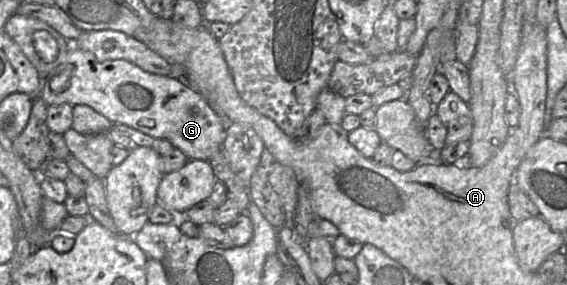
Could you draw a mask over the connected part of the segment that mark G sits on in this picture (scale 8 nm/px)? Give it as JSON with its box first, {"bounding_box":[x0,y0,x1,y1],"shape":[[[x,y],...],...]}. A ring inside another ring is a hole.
{"bounding_box":[41,41,227,160],"shape":[[[69,41],[69,50],[66,56],[65,64],[70,64],[73,66],[73,69],[70,70],[70,79],[62,87],[62,90],[54,90],[52,86],[50,86],[50,74],[44,78],[44,86],[41,92],[41,98],[48,106],[59,106],[62,104],[70,104],[72,106],[78,104],[84,104],[91,108],[93,108],[96,112],[105,116],[109,119],[113,124],[125,124],[131,128],[134,128],[144,134],[147,134],[151,137],[155,137],[158,139],[168,140],[176,149],[180,149],[189,160],[207,160],[217,151],[222,149],[223,142],[226,137],[226,127],[227,121],[222,119],[208,104],[207,100],[197,92],[193,87],[191,87],[185,80],[178,80],[175,78],[171,78],[169,76],[161,76],[153,73],[149,73],[139,68],[138,66],[126,61],[126,60],[108,60],[103,62],[98,62],[93,53],[81,50],[76,46],[75,41]]]}

